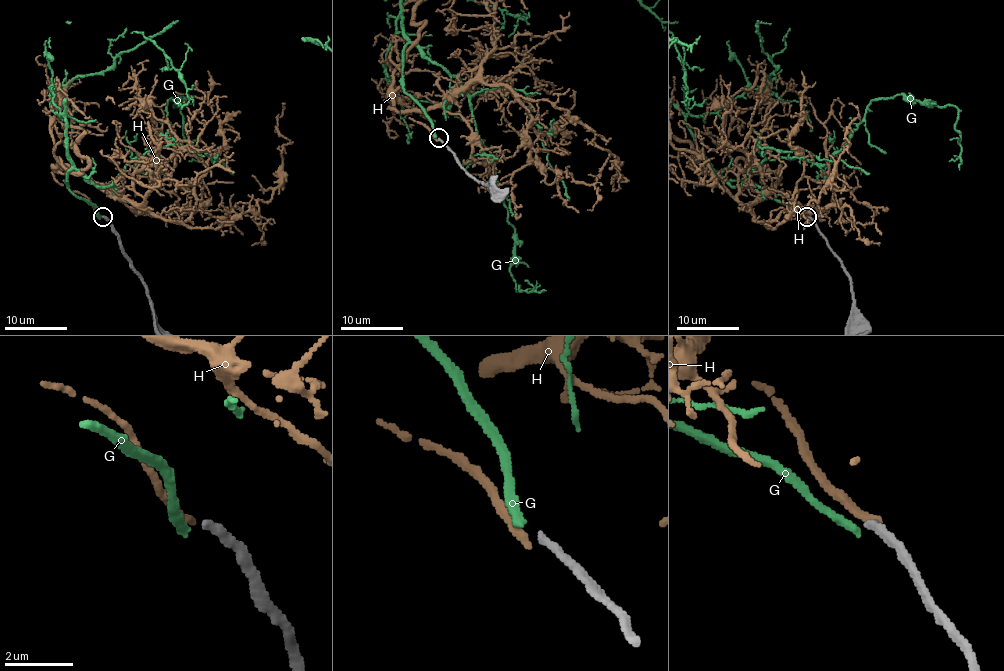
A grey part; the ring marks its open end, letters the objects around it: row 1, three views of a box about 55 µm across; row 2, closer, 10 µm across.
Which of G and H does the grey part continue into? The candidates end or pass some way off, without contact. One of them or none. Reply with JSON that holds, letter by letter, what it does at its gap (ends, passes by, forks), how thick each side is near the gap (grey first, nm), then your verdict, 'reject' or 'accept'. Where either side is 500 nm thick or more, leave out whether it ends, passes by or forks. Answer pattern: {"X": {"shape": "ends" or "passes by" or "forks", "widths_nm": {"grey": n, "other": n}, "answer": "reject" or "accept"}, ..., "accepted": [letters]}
{"G": {"shape": "ends", "widths_nm": {"grey": 240, "other": 280}, "answer": "reject"}, "H": {"shape": "ends", "widths_nm": {"grey": 240, "other": 300}, "answer": "reject"}, "accepted": []}

